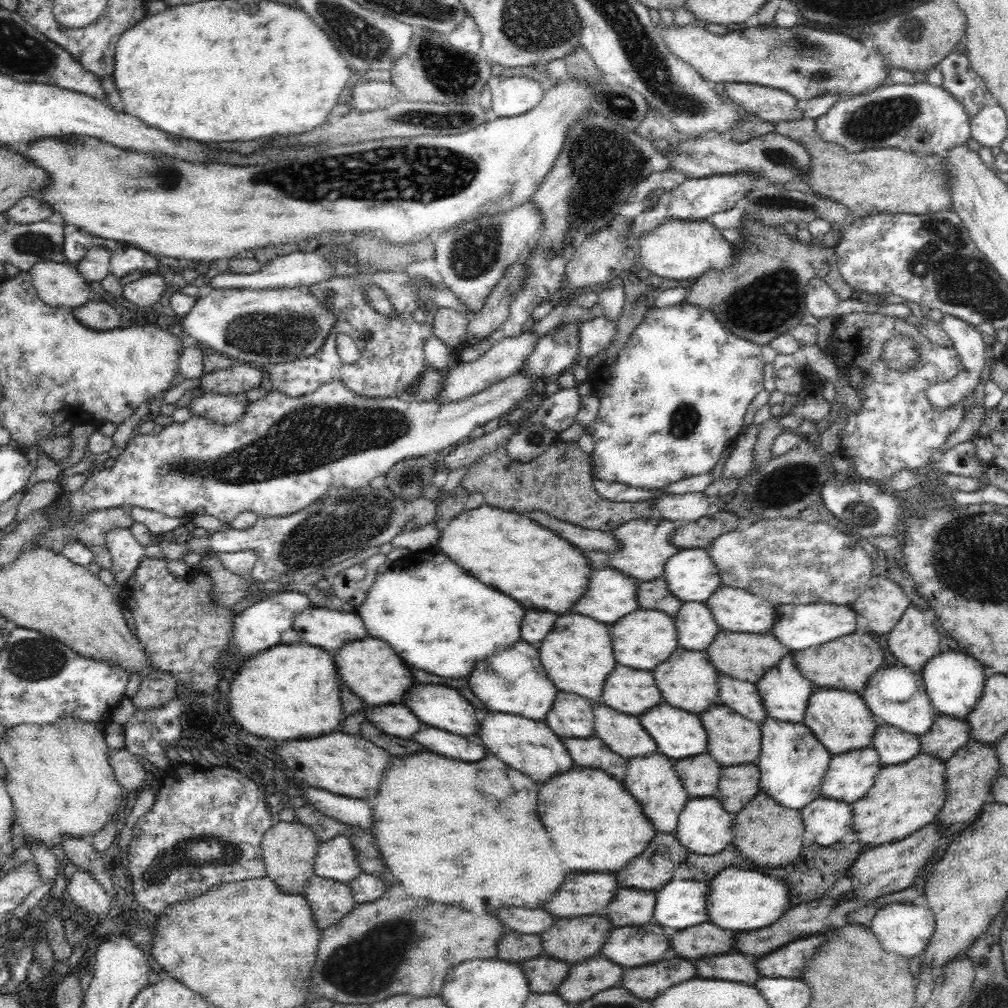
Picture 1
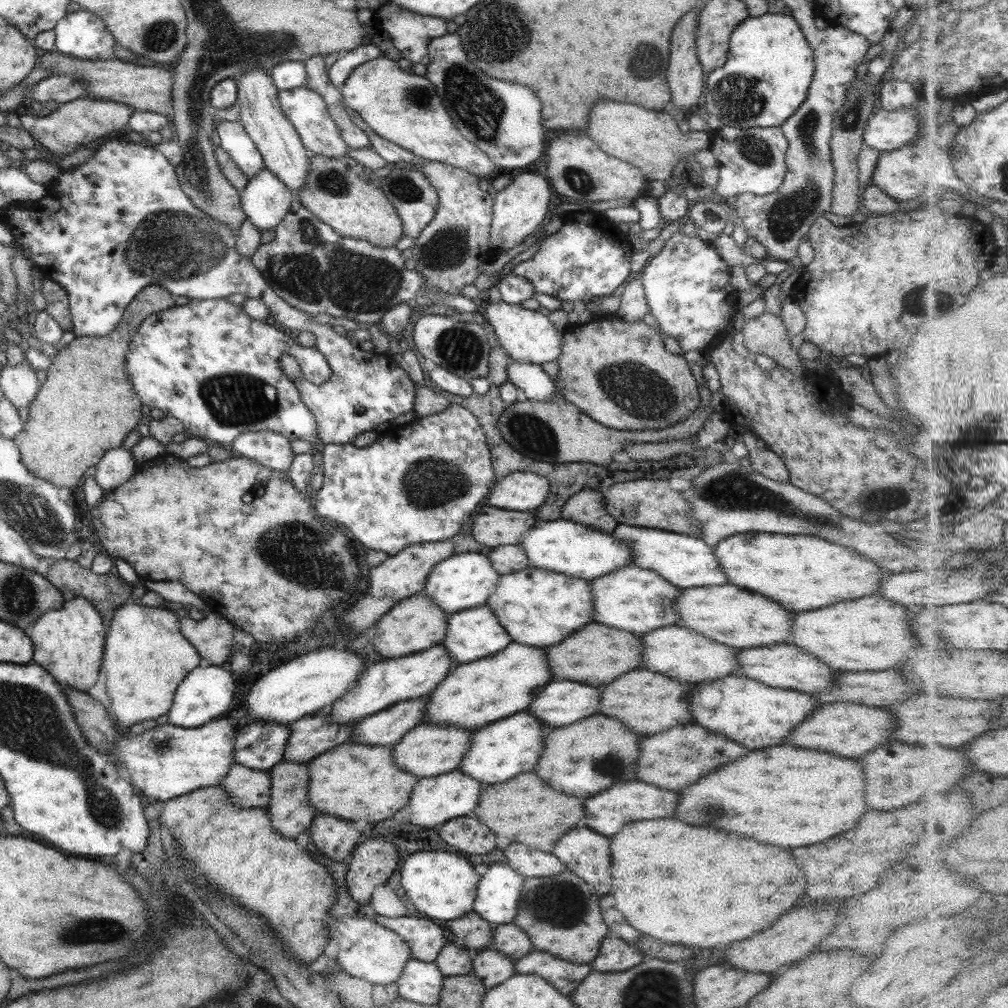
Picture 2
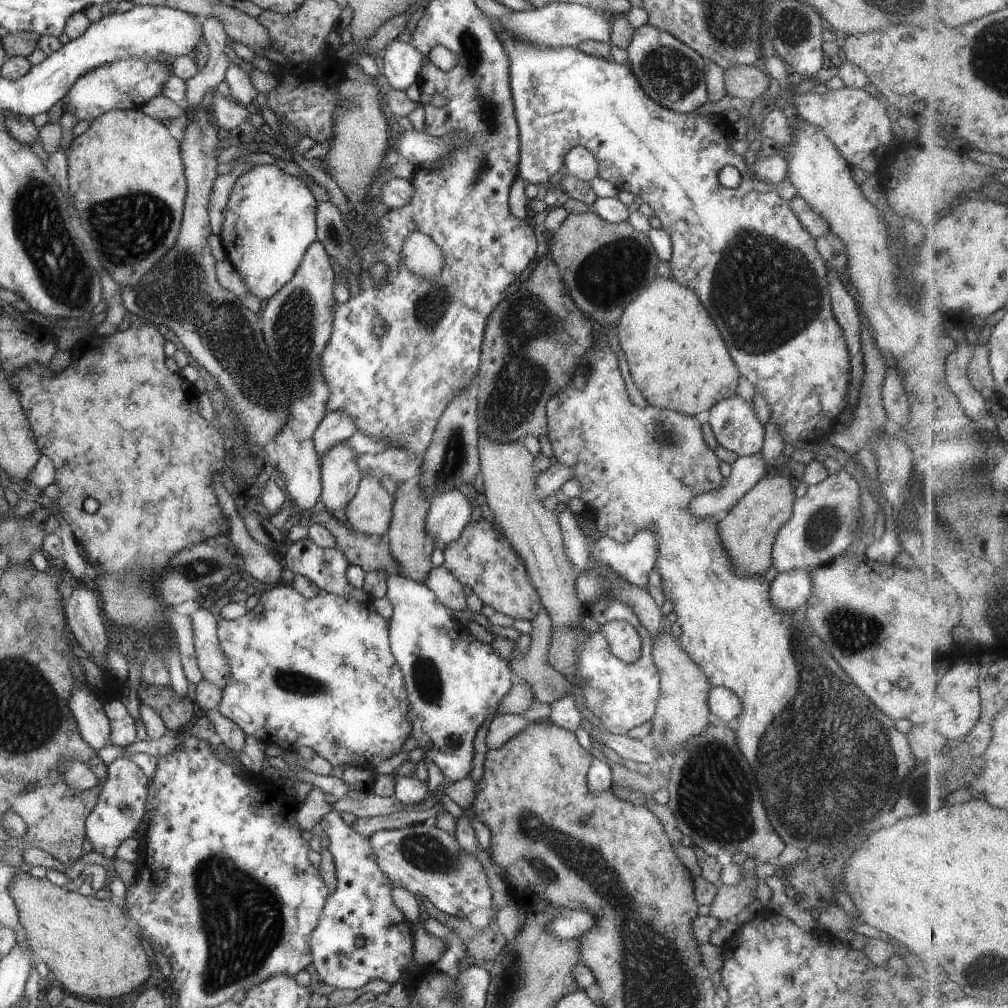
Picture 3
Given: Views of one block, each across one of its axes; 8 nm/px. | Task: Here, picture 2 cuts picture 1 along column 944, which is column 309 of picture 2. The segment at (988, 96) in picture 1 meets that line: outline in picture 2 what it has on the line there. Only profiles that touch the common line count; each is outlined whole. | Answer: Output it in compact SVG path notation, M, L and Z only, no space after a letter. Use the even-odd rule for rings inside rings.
M316 54L316 56L312 56L305 61L306 77L308 77L305 86L322 97L322 100L326 103L326 109L330 113L330 119L336 123L340 138L342 138L347 148L370 147L369 136L354 124L346 114L346 110L342 108L341 89L330 84L329 70L326 68L324 58L325 56Z

